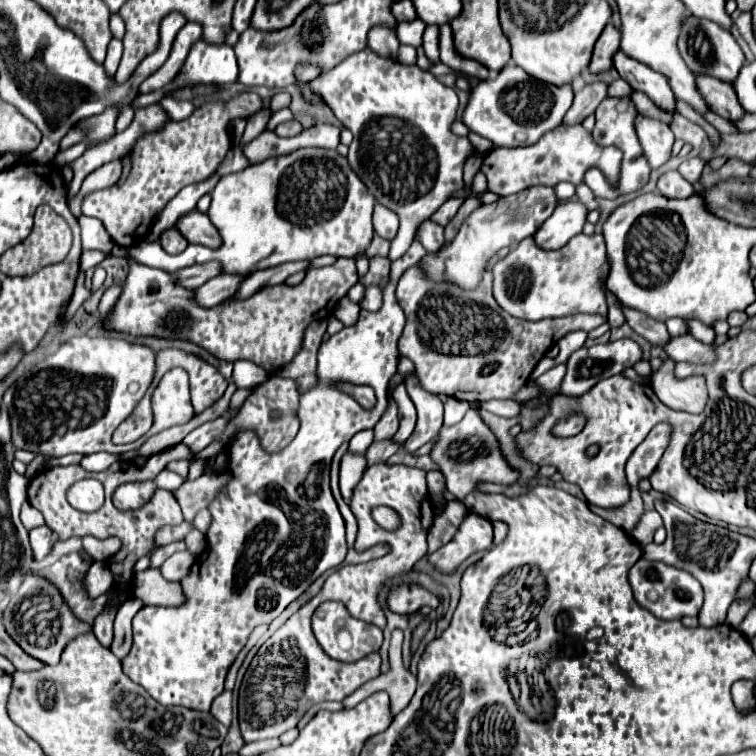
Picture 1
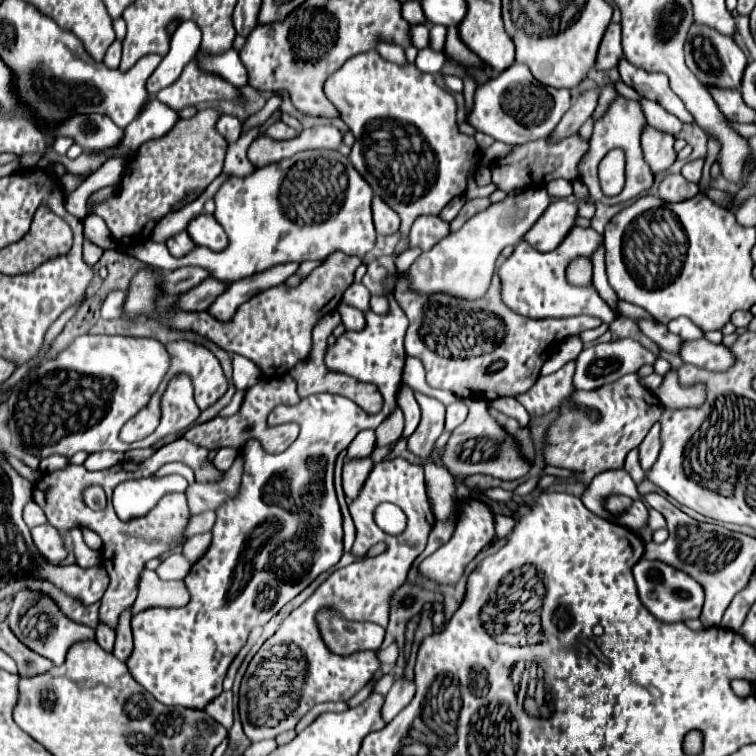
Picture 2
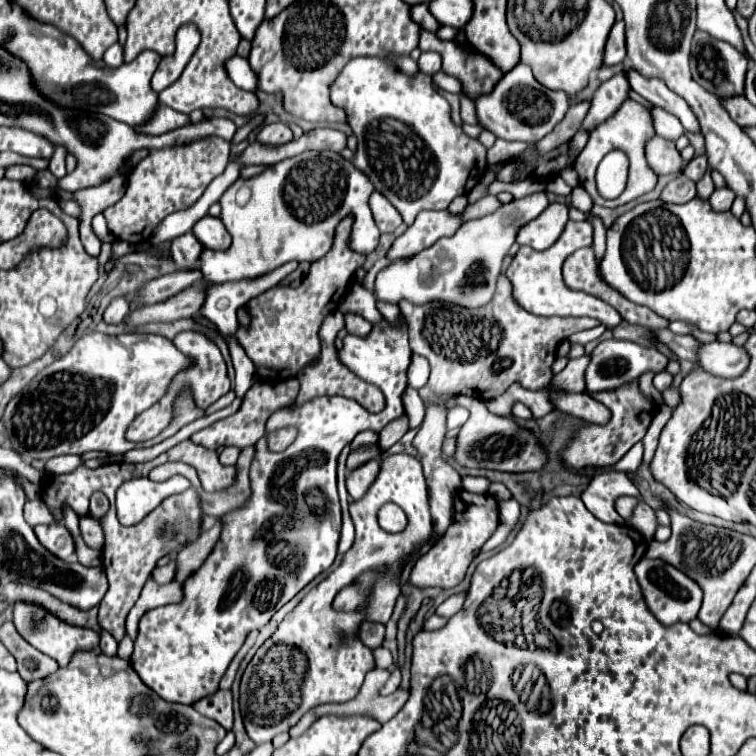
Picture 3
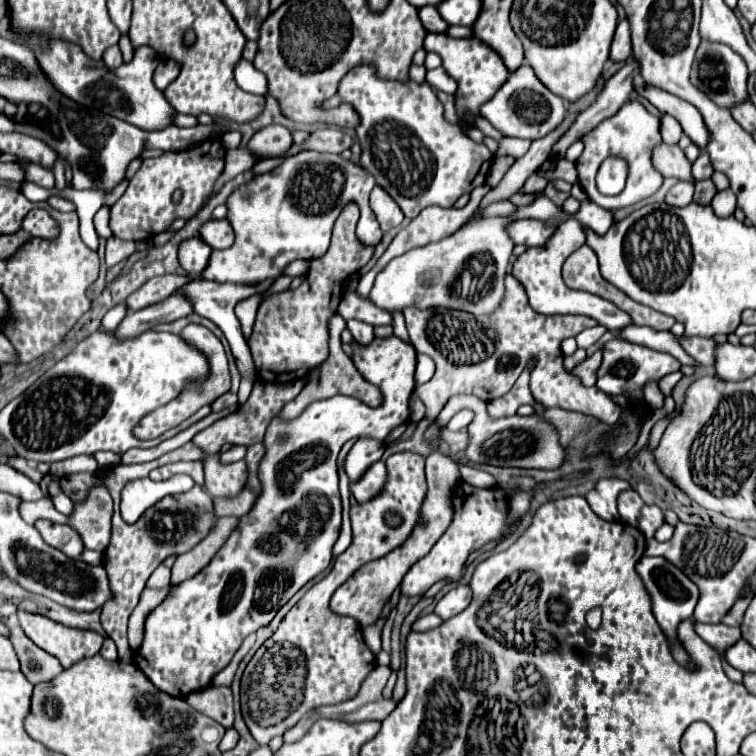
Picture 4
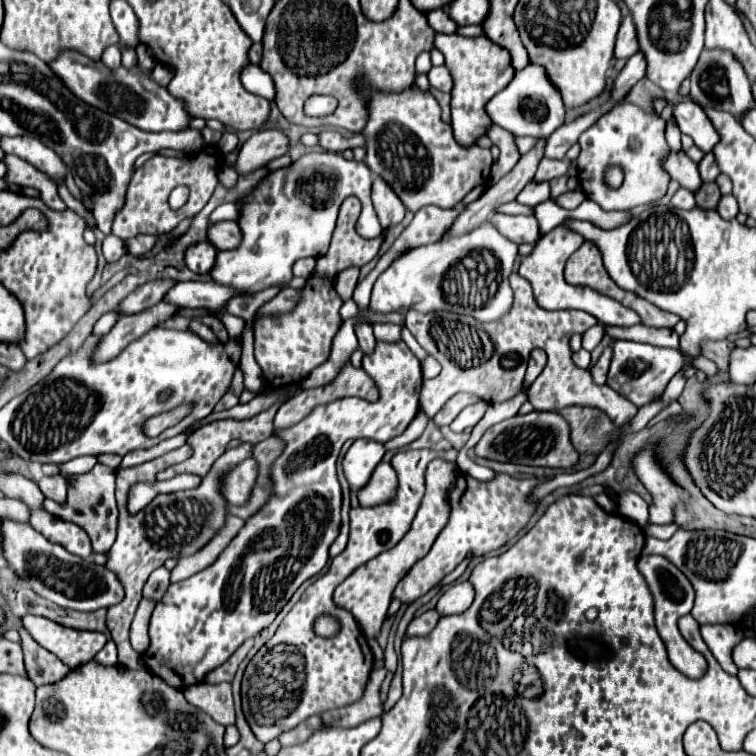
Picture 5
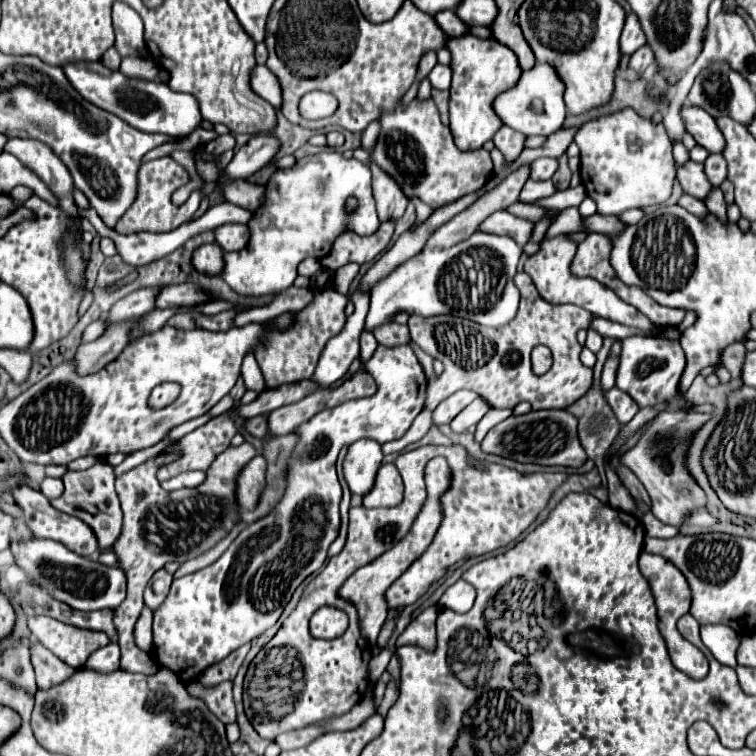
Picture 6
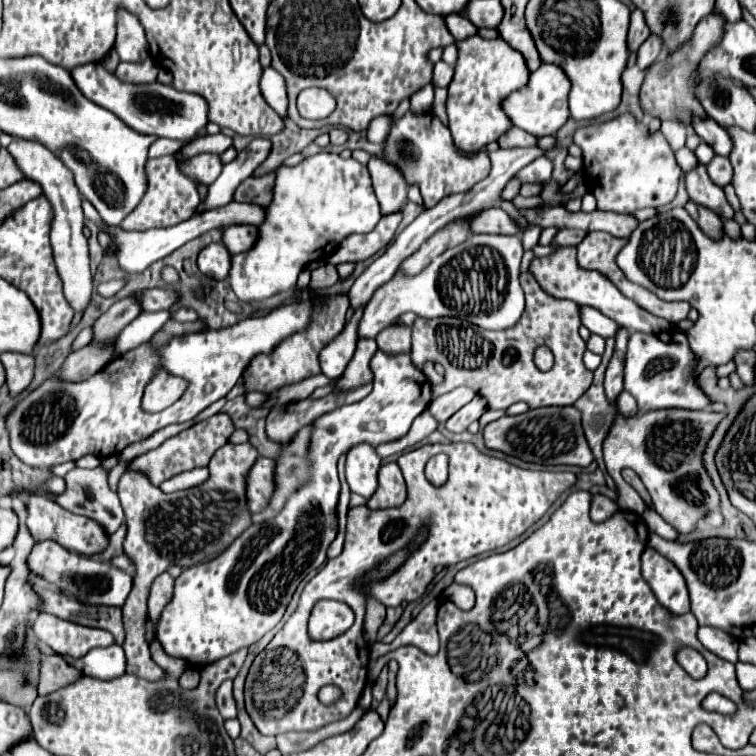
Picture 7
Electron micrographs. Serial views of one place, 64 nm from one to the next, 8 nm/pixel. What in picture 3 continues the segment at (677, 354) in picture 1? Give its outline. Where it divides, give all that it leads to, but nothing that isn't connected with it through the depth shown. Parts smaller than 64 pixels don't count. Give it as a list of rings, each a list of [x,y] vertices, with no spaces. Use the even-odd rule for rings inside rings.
[[[704,342],[704,348],[700,348],[698,366],[706,372],[712,372],[714,376],[734,378],[748,366],[748,354],[744,348],[734,344]]]

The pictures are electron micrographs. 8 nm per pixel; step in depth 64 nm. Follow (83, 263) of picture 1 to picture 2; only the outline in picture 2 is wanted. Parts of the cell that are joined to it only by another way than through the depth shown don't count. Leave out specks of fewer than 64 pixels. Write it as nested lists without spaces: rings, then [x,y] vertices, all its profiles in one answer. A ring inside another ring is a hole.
[[[84,242],[84,262],[86,262],[86,264],[92,264],[92,266],[94,266],[94,264],[100,260],[102,252],[104,252],[104,250],[96,248],[96,244]]]

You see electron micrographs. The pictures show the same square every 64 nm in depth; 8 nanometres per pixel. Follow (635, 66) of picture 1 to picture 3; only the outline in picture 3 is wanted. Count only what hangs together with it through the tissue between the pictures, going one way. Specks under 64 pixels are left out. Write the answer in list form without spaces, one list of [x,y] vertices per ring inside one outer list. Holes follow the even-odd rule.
[[[626,66],[624,68],[624,74],[628,76],[628,84],[634,92],[638,92],[642,98],[646,98],[650,104],[654,106],[660,106],[664,110],[668,110],[670,114],[674,114],[682,126],[688,130],[688,132],[700,132],[700,126],[698,126],[698,118],[694,116],[694,112],[688,108],[688,104],[676,96],[662,80],[658,78],[646,78],[642,76],[640,72],[636,72],[634,68]]]

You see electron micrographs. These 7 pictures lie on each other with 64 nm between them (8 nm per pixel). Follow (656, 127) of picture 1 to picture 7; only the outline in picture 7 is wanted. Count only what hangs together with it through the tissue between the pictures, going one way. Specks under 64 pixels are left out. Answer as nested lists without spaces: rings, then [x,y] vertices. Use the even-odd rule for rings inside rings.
[[[698,164],[696,168],[684,172],[684,180],[686,180],[686,192],[694,202],[712,208],[718,216],[732,218],[734,210],[726,202],[726,196],[722,192],[722,188],[712,184],[712,180],[708,178],[708,172],[706,172],[704,164]]]

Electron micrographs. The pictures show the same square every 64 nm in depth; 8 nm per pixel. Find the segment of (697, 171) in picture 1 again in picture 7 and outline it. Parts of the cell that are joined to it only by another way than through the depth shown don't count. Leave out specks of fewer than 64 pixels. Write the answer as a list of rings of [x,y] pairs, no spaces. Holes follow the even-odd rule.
[[[714,156],[708,162],[708,176],[716,186],[726,186],[732,180],[732,166],[730,160],[724,156]]]

